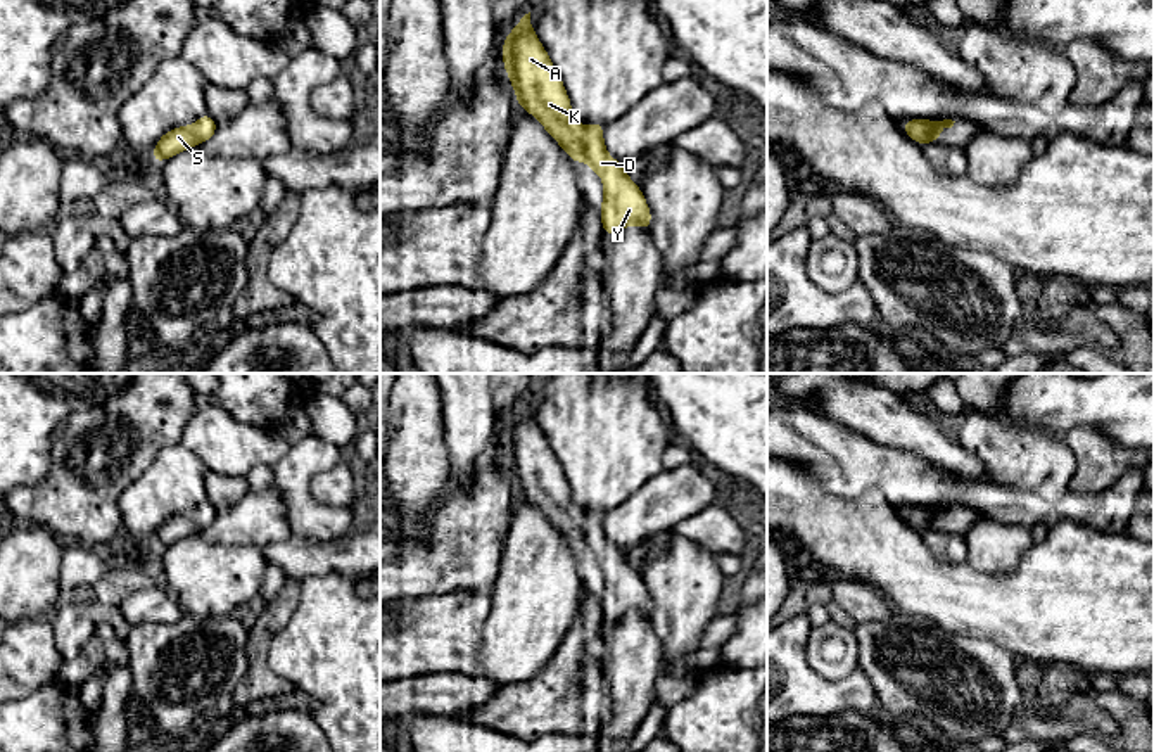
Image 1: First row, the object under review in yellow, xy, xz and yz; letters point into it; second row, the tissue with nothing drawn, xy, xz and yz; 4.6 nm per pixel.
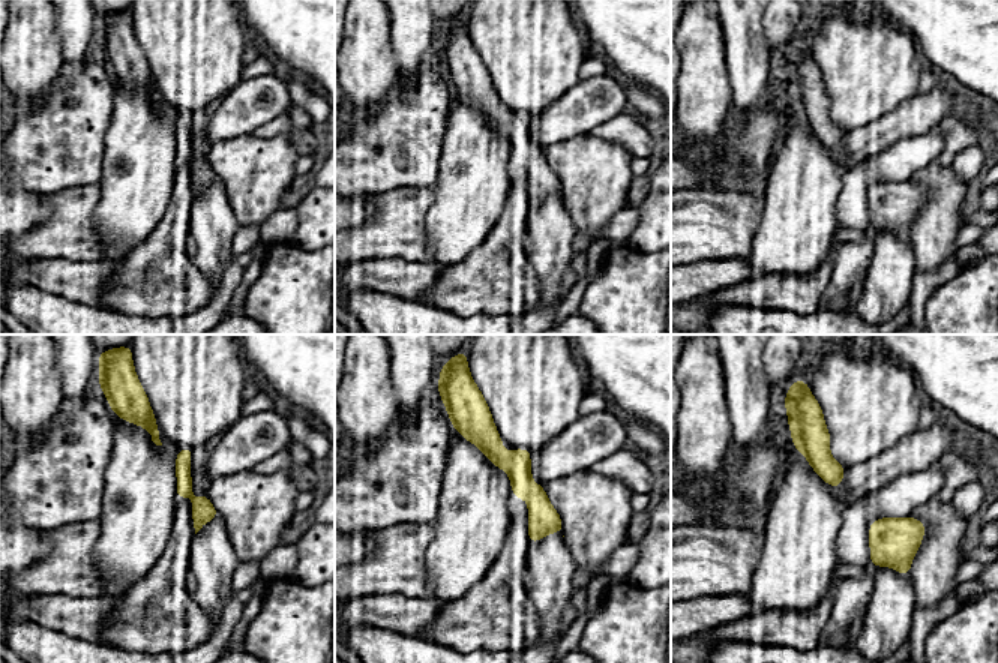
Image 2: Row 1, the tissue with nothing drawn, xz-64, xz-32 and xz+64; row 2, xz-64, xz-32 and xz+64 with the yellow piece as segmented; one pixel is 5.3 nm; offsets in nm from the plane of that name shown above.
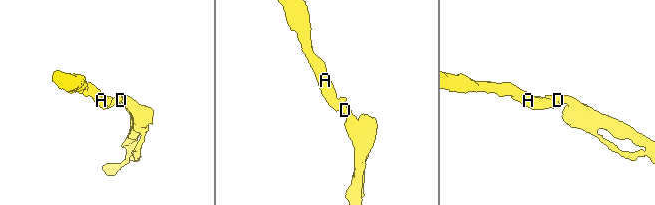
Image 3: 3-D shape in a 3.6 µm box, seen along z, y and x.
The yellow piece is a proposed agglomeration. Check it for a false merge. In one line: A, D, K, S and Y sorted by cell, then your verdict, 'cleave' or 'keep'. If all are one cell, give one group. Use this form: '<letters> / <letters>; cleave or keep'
A D K S Y; keep

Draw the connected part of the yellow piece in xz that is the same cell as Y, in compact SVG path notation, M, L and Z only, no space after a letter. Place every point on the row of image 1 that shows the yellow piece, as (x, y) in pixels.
M530 12L503 40L501 61L518 105L548 130L574 163L587 159L591 171L603 176L605 201L599 207L603 235L617 235L625 225L650 232L651 211L641 188L627 176L624 163L608 156L603 145L605 124L580 126L572 121L570 97L532 29Z

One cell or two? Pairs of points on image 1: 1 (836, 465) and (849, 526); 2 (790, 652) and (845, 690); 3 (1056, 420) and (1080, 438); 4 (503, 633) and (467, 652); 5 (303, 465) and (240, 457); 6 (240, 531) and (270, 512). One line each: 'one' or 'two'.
1: two
2: one
3: two
4: two
5: two
6: one

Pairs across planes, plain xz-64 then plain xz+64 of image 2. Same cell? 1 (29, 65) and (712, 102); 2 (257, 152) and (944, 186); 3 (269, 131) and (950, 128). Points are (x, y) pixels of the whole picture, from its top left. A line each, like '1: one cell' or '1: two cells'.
1: one cell
2: one cell
3: one cell

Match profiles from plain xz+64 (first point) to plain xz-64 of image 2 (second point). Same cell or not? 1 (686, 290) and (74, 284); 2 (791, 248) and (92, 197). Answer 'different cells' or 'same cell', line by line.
1: same cell
2: different cells

